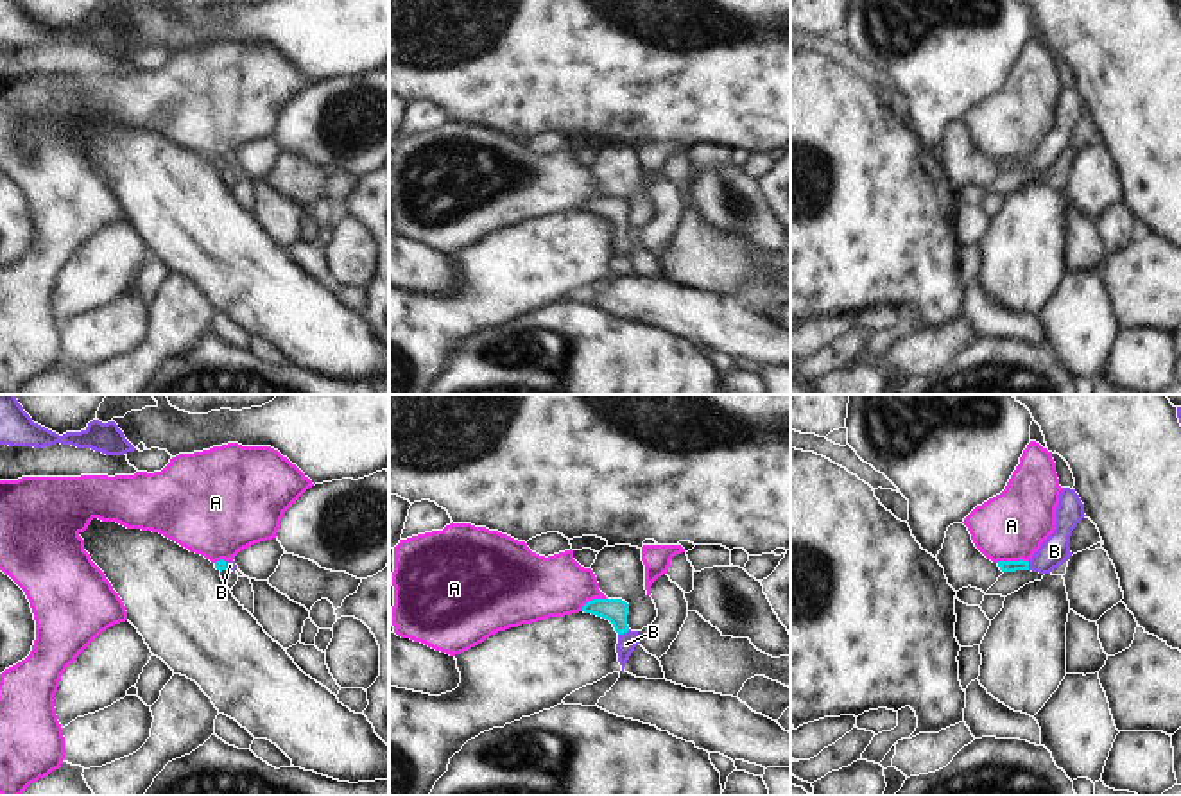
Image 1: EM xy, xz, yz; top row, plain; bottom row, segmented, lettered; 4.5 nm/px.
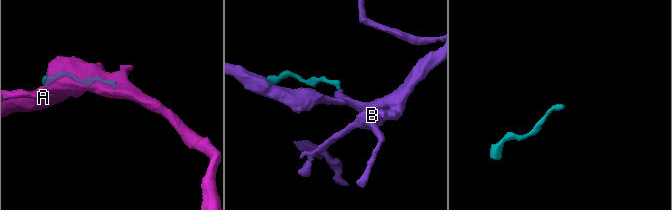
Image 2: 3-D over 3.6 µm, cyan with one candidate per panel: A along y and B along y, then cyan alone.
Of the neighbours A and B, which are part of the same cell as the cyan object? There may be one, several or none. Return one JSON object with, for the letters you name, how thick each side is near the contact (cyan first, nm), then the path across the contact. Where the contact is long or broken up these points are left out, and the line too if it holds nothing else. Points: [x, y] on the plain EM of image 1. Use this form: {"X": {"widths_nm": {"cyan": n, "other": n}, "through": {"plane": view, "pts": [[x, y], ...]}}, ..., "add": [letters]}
{"B": {"widths_nm": {"cyan": 110, "other": 80}, "through": {"plane": "xz", "pts": [[615, 208], [624, 230], [626, 242]]}}, "add": ["B"]}

